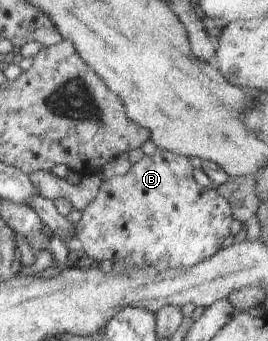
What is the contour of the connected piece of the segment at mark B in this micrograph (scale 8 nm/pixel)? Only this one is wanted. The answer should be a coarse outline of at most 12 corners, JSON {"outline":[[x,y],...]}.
{"outline":[[156,149],[101,181],[76,246],[115,273],[194,267],[230,205]]}

